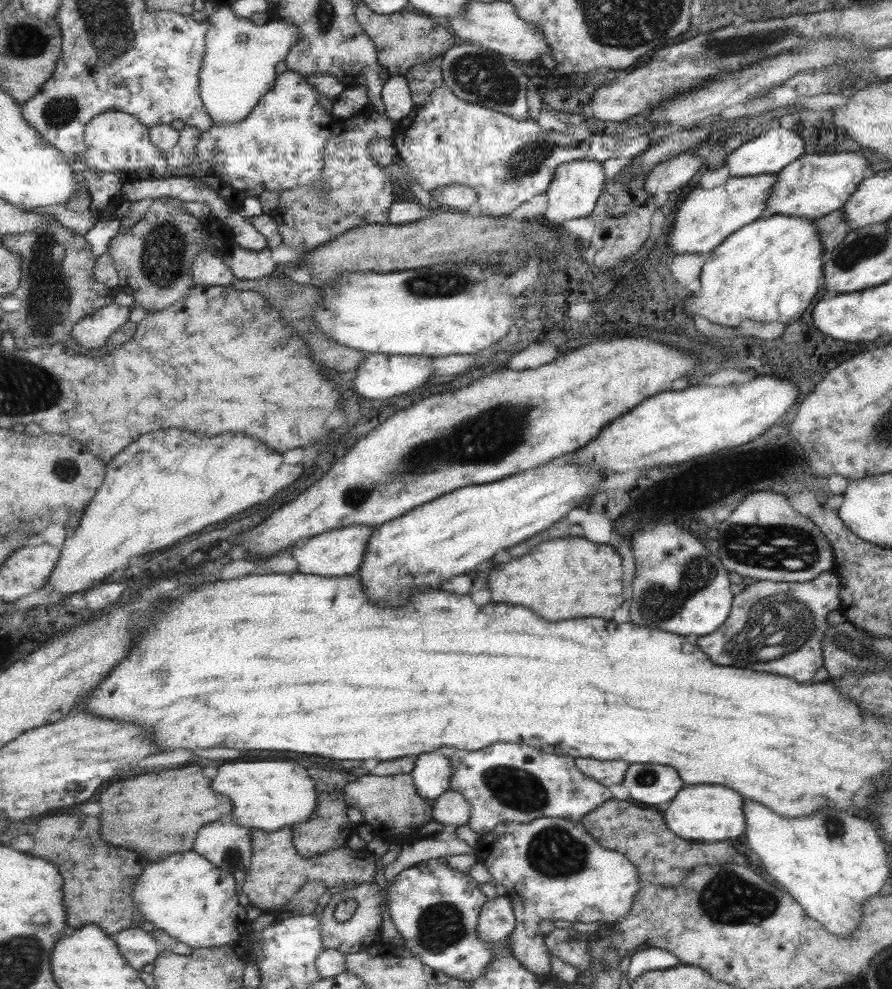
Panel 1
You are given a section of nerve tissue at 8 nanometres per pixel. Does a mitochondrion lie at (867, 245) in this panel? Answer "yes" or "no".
yes

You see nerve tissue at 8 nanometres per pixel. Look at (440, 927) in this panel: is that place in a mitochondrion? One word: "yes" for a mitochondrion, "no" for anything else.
yes

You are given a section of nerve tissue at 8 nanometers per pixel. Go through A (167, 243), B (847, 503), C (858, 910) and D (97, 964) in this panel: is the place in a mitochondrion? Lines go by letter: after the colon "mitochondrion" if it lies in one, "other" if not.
A: mitochondrion
B: other
C: other
D: other

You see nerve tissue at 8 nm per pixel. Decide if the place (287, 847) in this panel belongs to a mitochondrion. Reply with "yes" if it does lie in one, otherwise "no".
no

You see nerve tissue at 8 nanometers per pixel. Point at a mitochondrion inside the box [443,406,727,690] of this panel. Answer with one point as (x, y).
(657, 602)

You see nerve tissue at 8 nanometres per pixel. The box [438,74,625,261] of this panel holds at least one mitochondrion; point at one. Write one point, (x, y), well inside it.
(529, 158)

